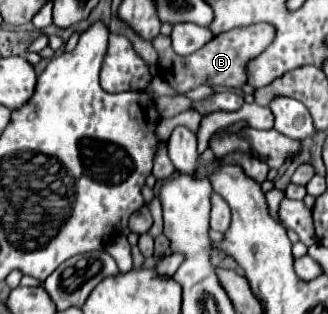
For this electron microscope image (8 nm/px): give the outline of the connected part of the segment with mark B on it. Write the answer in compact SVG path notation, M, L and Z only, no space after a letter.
M255 24L249 28L231 30L225 34L219 34L211 42L207 42L199 52L193 52L191 56L177 56L171 50L171 38L157 36L153 40L155 50L159 52L159 72L161 76L179 92L185 94L201 84L207 86L227 86L227 88L241 88L247 84L247 62L265 50L267 44L271 44L271 38L275 36L273 28L267 24Z

